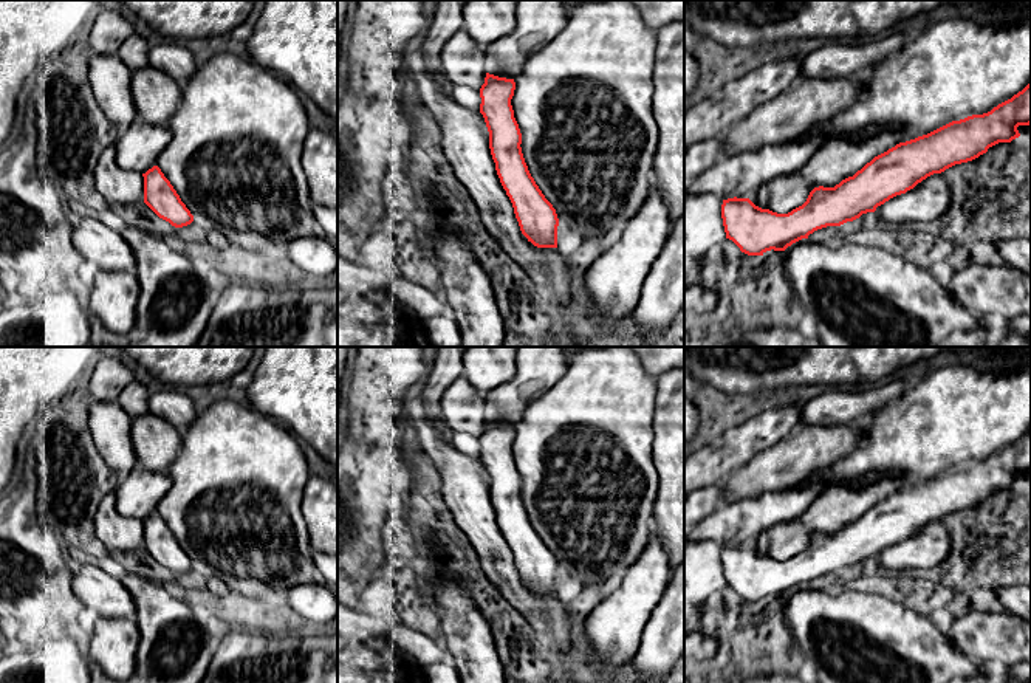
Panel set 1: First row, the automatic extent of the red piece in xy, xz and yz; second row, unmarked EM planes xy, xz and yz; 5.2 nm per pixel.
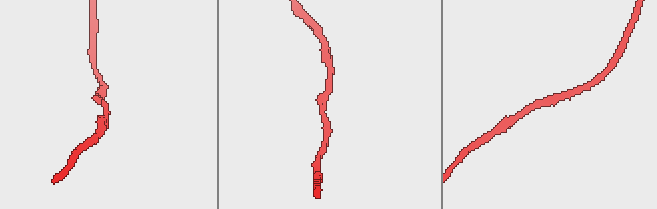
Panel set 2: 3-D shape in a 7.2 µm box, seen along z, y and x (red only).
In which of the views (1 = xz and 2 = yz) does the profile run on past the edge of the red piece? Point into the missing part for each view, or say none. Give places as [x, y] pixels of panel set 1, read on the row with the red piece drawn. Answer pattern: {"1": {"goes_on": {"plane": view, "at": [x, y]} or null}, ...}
{"1": {"goes_on": {"plane": "xz", "at": [584, 102]}}, "2": {"goes_on": {"plane": "yz", "at": [959, 67]}}}

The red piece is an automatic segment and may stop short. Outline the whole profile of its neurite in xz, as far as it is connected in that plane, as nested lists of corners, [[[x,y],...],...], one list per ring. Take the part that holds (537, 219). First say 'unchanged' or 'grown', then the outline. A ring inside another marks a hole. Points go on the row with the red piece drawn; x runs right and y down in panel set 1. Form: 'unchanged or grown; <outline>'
grown; [[[604,0],[601,3],[581,3],[571,9],[567,25],[523,63],[514,77],[498,77],[486,73],[480,88],[480,113],[489,132],[489,149],[495,170],[509,197],[522,234],[537,248],[557,248],[557,226],[565,225],[579,231],[584,239],[602,235],[616,239],[627,223],[641,211],[652,189],[659,129],[653,118],[653,62],[656,53],[656,31],[646,26],[638,6],[632,0]]]

